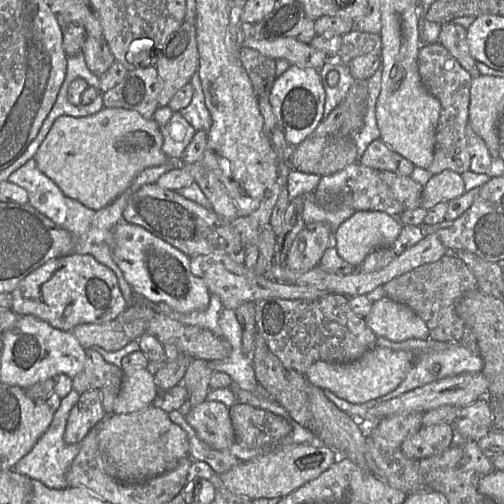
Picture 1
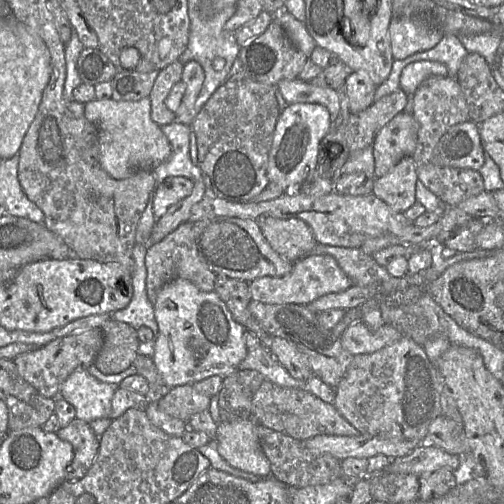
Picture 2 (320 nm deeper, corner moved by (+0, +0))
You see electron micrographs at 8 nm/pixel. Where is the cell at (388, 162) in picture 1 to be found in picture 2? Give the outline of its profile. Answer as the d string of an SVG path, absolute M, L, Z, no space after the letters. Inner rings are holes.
M412 157L402 158L386 175L376 177L372 194L388 204L396 212L404 213L416 203L418 181Z

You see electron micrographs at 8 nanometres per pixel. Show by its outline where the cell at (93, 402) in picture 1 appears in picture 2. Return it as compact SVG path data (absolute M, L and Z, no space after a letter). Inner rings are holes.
M77 418L56 432L57 436L72 445L74 457L66 468L66 480L83 478L92 466L99 449L99 439L91 426Z

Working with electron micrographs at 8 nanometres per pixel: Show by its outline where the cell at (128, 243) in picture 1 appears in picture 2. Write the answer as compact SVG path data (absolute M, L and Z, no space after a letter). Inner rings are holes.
M174 279L160 289L153 308L159 330L153 362L170 388L194 384L216 375L224 378L240 370L239 365L248 353L245 328L233 319L231 312L215 291L203 292L186 279Z

